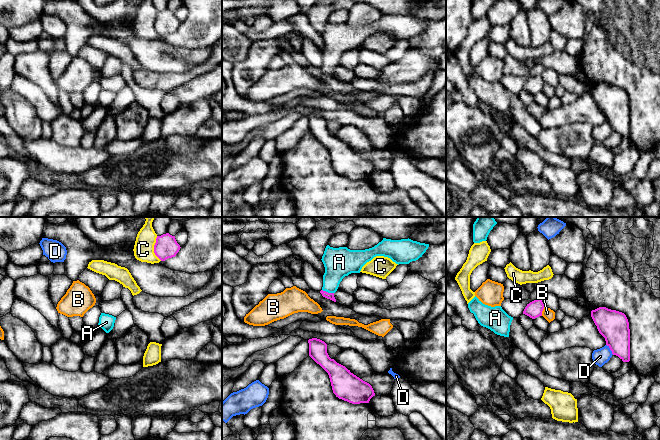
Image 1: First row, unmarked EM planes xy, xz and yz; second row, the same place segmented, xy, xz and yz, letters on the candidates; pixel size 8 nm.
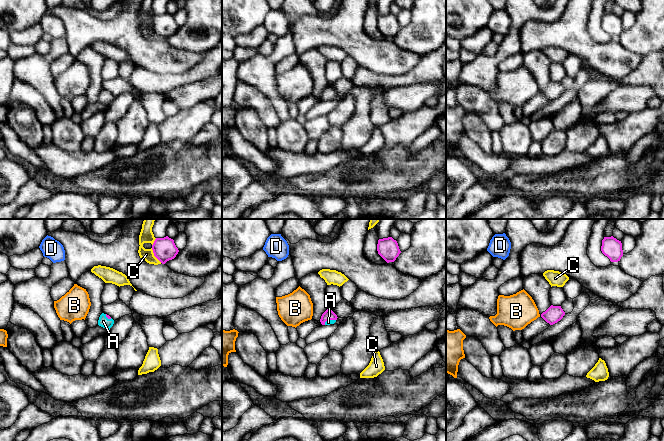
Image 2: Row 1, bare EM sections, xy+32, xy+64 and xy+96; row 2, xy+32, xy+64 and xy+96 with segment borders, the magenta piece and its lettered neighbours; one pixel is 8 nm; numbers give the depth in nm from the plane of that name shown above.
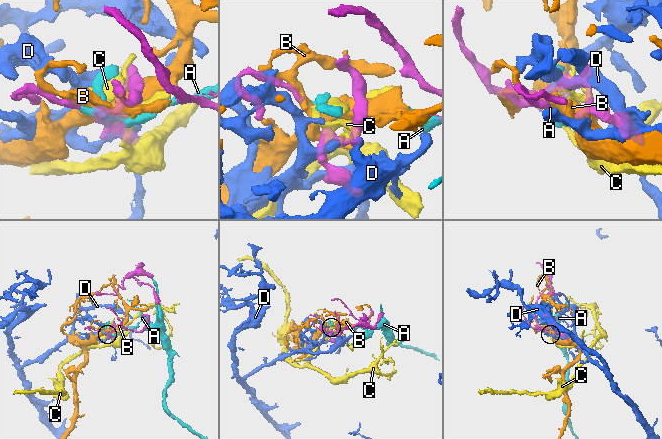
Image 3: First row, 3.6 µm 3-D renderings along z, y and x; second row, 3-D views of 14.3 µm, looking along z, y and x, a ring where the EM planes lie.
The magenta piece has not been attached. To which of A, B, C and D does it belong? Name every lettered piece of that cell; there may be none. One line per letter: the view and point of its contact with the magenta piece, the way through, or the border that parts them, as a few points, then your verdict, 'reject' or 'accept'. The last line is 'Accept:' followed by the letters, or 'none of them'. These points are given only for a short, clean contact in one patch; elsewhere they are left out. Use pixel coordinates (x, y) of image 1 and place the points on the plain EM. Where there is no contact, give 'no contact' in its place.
A: xz (327, 68) | accept
B: yz (542, 86) | reject
C: xy (154, 24) | reject
D: yz (610, 125) | reject
Accept: A

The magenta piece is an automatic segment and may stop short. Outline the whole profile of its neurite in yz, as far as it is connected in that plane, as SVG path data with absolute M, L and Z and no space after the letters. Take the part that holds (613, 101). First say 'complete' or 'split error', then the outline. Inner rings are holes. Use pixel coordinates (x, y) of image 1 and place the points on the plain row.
complete; M599 83L591 87L591 93L612 130L623 138L629 138L630 105L626 91L606 83Z

